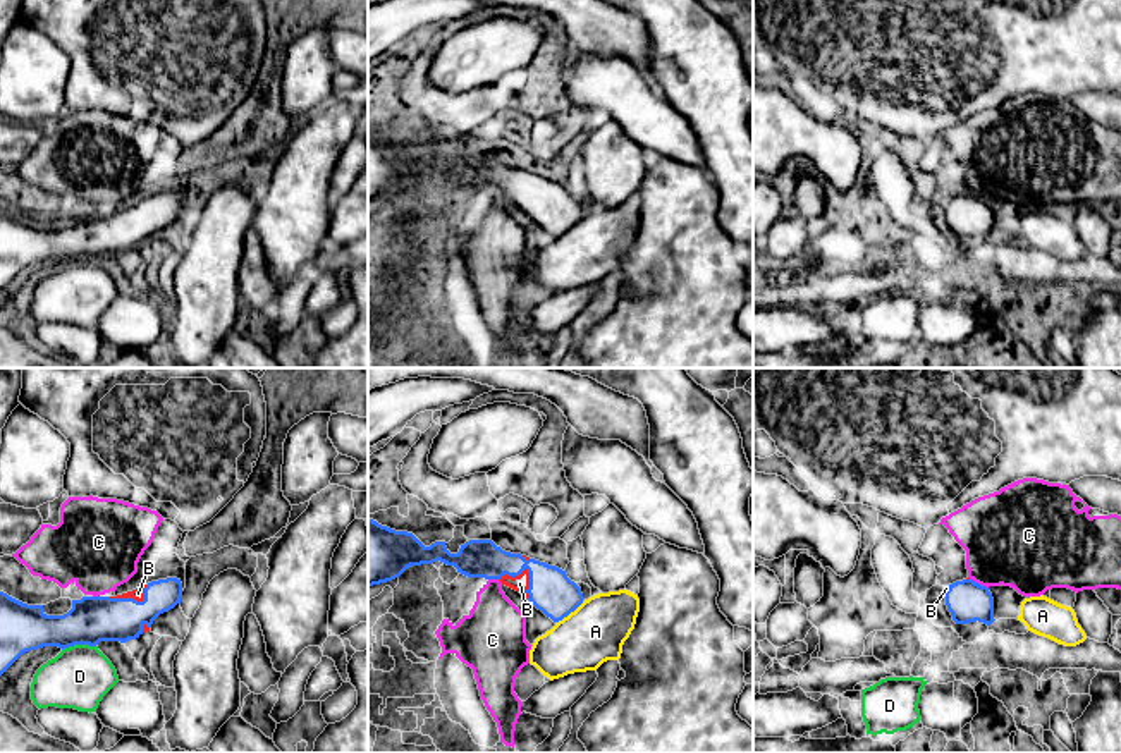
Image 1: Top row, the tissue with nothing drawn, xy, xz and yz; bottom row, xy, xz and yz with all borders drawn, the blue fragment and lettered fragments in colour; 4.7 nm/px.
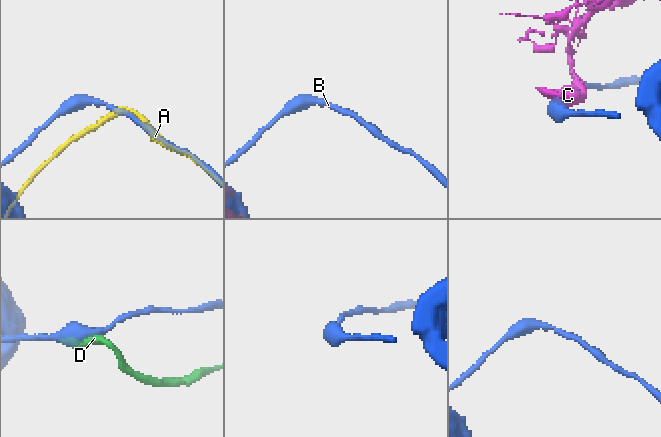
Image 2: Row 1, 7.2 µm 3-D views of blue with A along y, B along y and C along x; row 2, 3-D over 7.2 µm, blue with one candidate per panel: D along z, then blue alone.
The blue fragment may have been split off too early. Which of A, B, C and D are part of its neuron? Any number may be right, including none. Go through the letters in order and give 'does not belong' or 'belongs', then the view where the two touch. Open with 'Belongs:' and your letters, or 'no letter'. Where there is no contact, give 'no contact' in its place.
Belongs: B
A: does not belong; contact in xz
B: belongs; contact in xz
C: does not belong; contact in yz
D: does not belong; contact in xy

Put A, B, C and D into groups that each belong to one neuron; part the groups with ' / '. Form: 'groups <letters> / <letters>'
groups A / B / C / D

